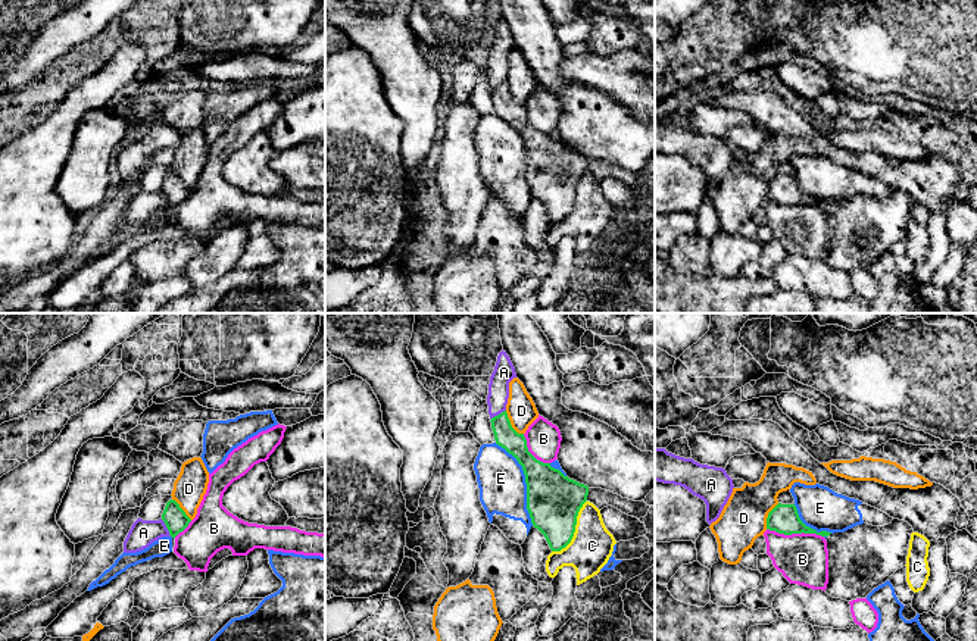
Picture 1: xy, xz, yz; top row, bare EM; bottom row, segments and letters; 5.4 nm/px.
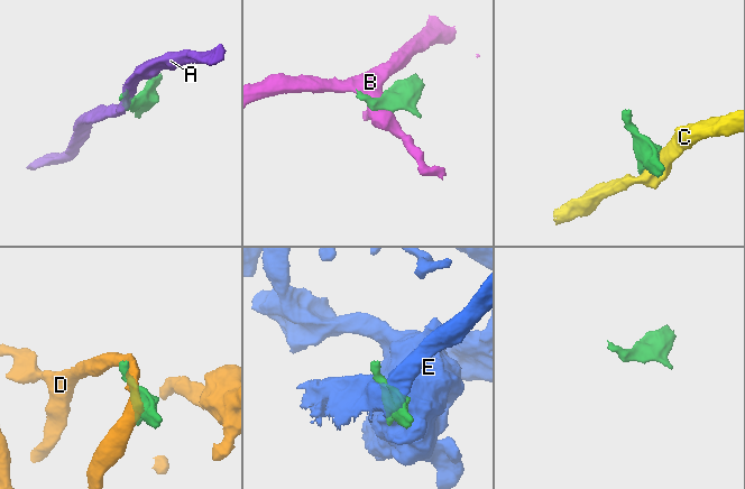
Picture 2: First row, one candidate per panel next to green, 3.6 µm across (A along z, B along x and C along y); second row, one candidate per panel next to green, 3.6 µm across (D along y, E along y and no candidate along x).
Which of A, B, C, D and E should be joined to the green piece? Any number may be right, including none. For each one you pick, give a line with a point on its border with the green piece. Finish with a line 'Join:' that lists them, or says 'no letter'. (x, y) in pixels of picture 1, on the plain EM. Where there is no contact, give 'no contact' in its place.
Join: no letter

